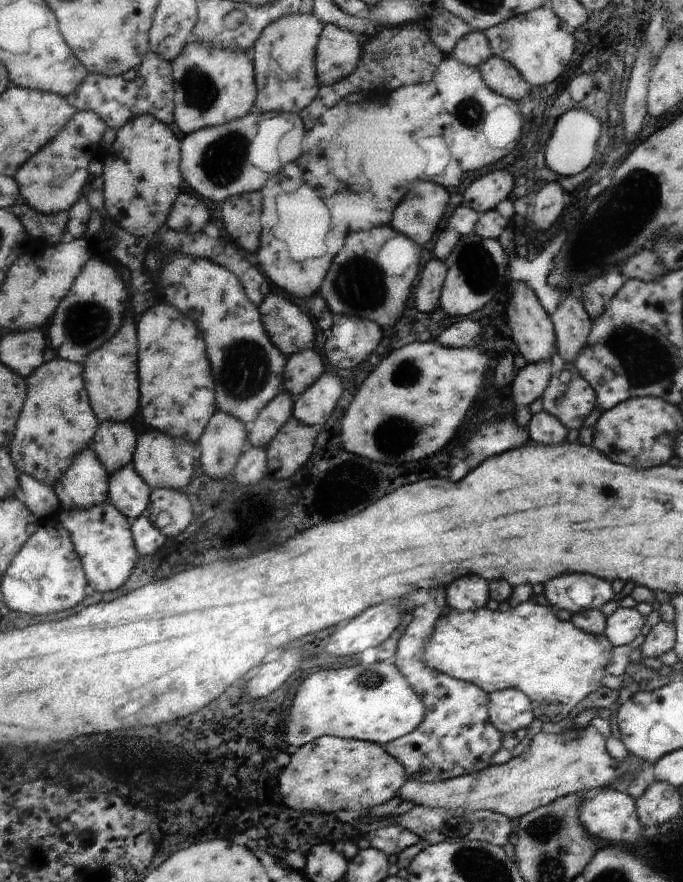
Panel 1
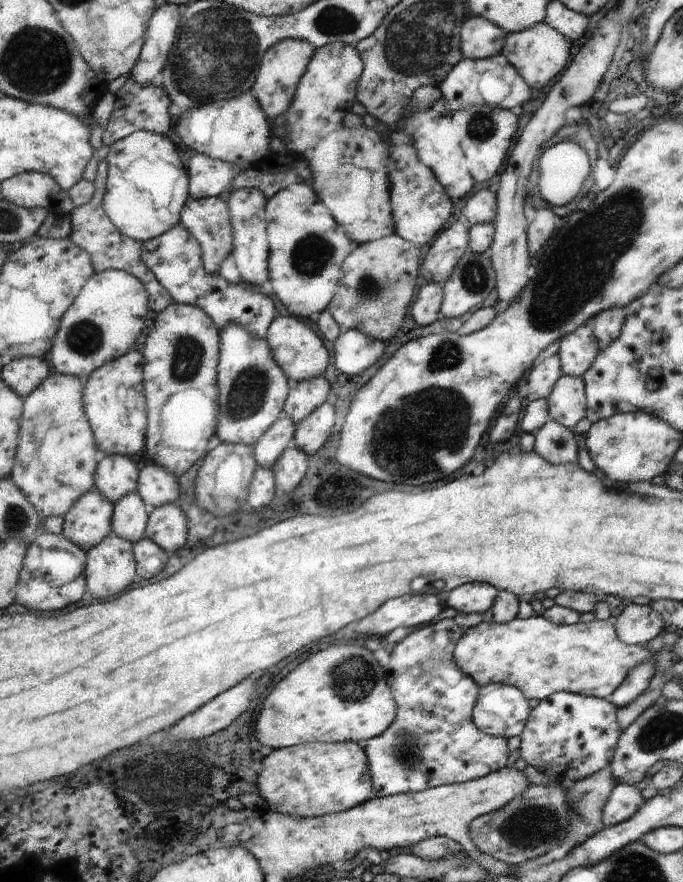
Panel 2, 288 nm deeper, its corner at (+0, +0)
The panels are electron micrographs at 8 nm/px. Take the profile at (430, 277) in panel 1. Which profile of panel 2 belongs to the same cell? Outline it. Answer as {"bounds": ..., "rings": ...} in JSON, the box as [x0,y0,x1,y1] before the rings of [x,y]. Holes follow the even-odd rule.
{"bounds":[413,282,445,326],"rings":[[[427,282],[421,290],[419,296],[413,304],[413,316],[421,326],[427,326],[431,322],[435,322],[441,314],[443,308],[443,300],[445,300],[445,288],[437,282]]]}

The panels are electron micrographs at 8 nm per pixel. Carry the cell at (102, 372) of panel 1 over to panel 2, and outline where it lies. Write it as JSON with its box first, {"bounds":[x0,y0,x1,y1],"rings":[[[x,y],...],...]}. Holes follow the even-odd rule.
{"bounds":[85,350,149,456],"rings":[[[131,350],[123,354],[119,360],[113,358],[107,364],[95,368],[89,376],[89,382],[85,384],[85,406],[87,406],[87,418],[91,422],[91,428],[95,430],[95,440],[101,450],[101,454],[127,454],[133,456],[137,452],[143,452],[147,448],[147,432],[149,432],[149,416],[147,416],[147,404],[145,404],[145,356],[137,350]]]}

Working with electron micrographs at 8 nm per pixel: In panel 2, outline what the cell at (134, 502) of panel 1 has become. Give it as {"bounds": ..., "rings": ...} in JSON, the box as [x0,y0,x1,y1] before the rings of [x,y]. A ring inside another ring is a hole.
{"bounds":[113,492,151,544],"rings":[[[131,492],[115,504],[113,532],[121,538],[137,544],[147,536],[147,526],[151,524],[151,508],[139,492]]]}

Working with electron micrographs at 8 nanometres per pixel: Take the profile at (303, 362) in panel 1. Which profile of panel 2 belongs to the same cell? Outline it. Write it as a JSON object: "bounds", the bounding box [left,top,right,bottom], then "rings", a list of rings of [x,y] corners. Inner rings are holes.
{"bounds":[285,376,331,424],"rings":[[[327,376],[321,378],[307,378],[305,382],[291,384],[291,396],[285,404],[285,414],[291,416],[297,424],[307,420],[317,408],[329,402],[331,384]]]}

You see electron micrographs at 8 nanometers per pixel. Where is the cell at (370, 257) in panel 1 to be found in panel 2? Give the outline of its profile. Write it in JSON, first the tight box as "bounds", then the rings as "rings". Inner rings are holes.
{"bounds":[329,234,425,342],"rings":[[[397,234],[377,242],[361,244],[355,252],[351,252],[351,256],[347,256],[347,260],[343,262],[347,280],[343,280],[343,286],[339,286],[339,292],[329,306],[333,318],[341,324],[341,328],[361,330],[383,342],[391,340],[403,326],[405,316],[409,316],[411,304],[415,304],[415,296],[419,296],[419,276],[423,276],[425,262],[423,252],[423,248],[415,246],[413,242],[405,242]]]}

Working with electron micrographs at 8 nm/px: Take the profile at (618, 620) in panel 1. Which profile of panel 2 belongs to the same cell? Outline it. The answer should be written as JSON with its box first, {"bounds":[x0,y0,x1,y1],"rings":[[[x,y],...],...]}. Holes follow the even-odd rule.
{"bounds":[615,604,663,646],"rings":[[[625,604],[623,612],[615,620],[617,638],[623,644],[633,644],[633,646],[647,644],[653,636],[661,632],[661,628],[663,620],[655,610],[651,610],[651,606]]]}

